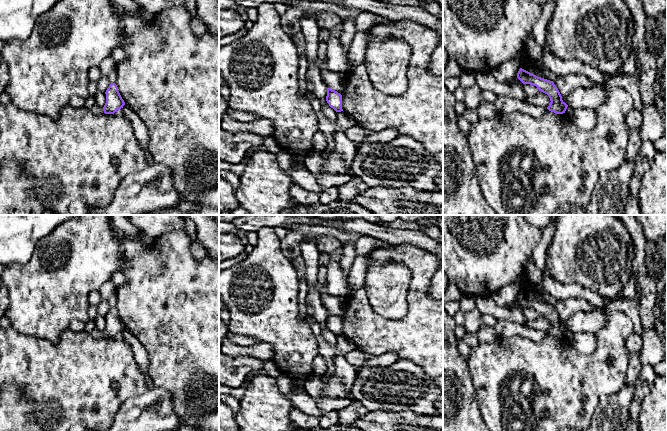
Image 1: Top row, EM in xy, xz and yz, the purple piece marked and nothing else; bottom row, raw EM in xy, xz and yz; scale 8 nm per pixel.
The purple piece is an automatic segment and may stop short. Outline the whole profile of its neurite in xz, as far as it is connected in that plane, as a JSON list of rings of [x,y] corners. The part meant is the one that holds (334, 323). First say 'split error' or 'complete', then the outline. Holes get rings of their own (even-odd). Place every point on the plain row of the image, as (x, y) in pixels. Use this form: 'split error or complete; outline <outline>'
complete; outline [[[331,312],[327,313],[326,325],[331,332],[336,336],[343,335],[342,333],[342,319]]]

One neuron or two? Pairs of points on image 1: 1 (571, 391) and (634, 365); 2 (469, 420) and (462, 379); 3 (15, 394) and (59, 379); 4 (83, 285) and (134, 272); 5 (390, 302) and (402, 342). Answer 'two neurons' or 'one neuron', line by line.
1: two neurons
2: one neuron
3: two neurons
4: two neurons
5: two neurons

